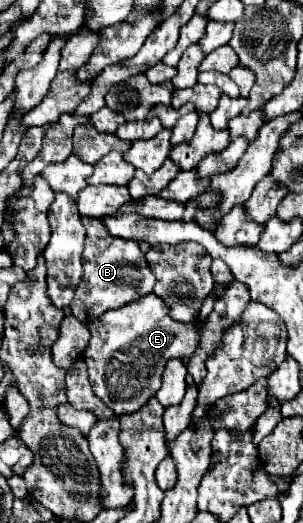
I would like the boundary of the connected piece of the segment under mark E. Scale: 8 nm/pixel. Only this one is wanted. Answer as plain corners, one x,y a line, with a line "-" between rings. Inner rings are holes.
155,294
137,298
119,310
107,310
103,318
89,324
91,340
83,350
83,360
89,368
89,382
95,396
103,400
115,416
137,412
161,386
161,374
171,358
191,354
199,346
201,328
193,328
195,322
181,324
169,316
167,306

